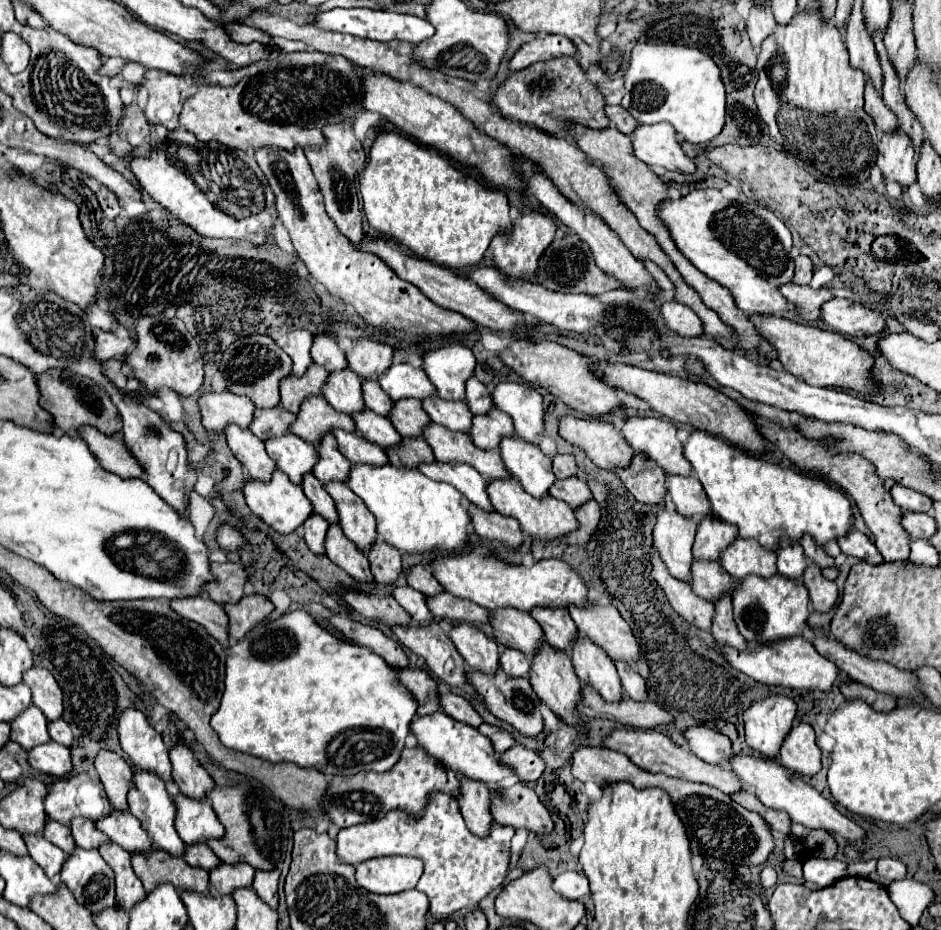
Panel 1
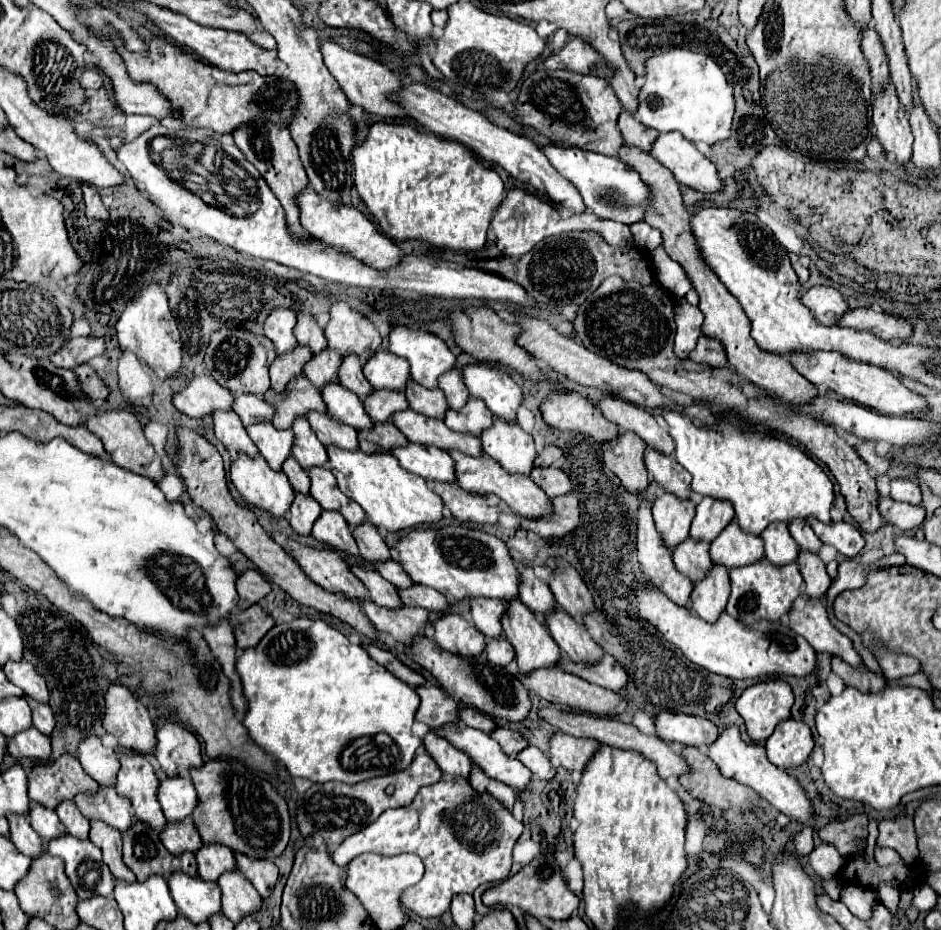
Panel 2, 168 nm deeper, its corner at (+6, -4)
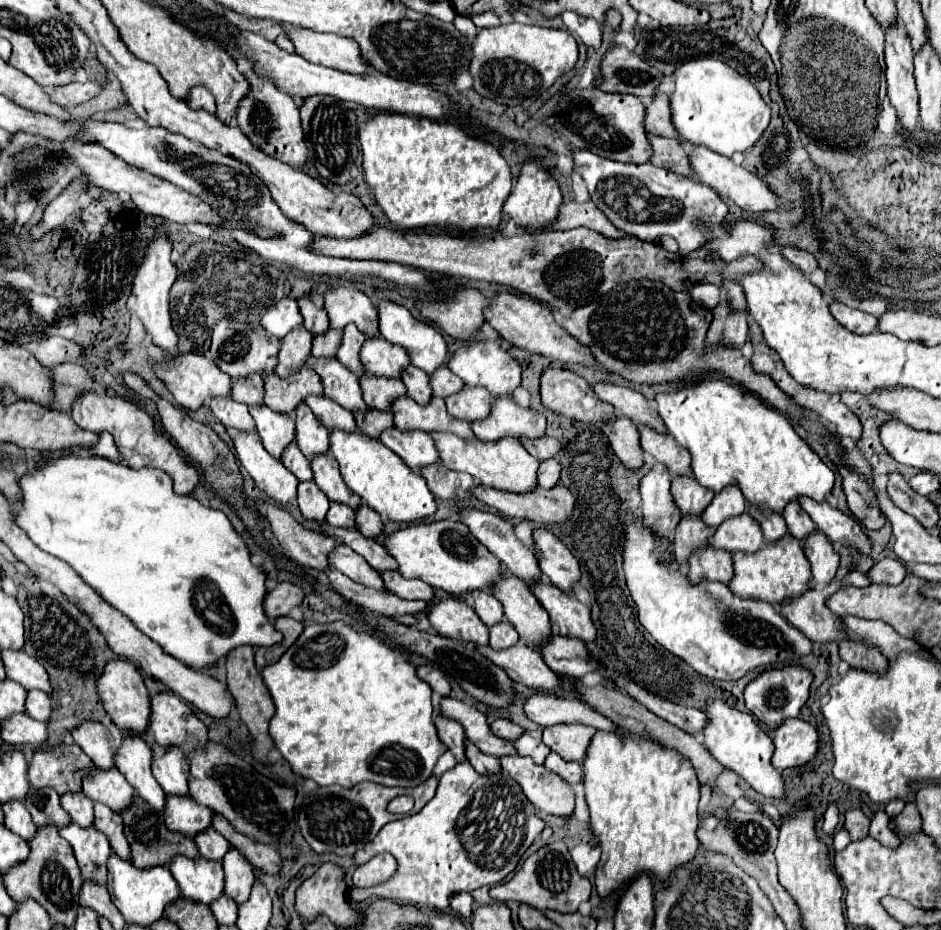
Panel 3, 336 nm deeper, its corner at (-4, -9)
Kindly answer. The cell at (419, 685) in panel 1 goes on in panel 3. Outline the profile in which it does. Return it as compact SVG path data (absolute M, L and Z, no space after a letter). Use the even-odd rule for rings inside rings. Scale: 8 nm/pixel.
M442 697L440 713L442 713L442 717L448 715L450 719L456 719L464 727L466 739L470 743L474 743L482 753L488 753L494 757L516 753L512 747L512 741L498 739L490 733L486 715L480 713L474 705L466 705L464 701L458 701L452 697Z

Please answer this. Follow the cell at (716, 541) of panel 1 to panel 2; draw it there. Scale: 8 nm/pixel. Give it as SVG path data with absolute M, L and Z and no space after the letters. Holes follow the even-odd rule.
M710 496L702 498L696 508L696 518L690 528L690 536L712 542L722 528L726 528L734 518L734 508L726 504L726 500L710 500Z

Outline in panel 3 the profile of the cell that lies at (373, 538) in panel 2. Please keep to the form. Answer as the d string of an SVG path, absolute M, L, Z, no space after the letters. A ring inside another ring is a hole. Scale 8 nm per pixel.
M360 505L356 509L356 527L360 529L360 533L364 537L376 539L382 533L382 521L380 515L376 515L372 509L368 509L368 505Z

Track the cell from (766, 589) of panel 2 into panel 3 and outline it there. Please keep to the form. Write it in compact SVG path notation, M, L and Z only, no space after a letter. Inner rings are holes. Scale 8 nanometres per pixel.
M784 537L784 541L778 541L776 545L768 543L756 553L734 553L732 559L736 573L728 587L732 593L736 593L742 599L766 601L778 607L784 601L794 599L810 589L810 579L812 579L810 565L800 543L794 537Z

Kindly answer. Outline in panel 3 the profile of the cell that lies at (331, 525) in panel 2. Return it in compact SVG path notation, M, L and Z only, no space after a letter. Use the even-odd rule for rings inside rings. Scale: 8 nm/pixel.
M330 503L330 509L324 519L330 527L344 527L344 529L356 529L356 513L340 503Z

